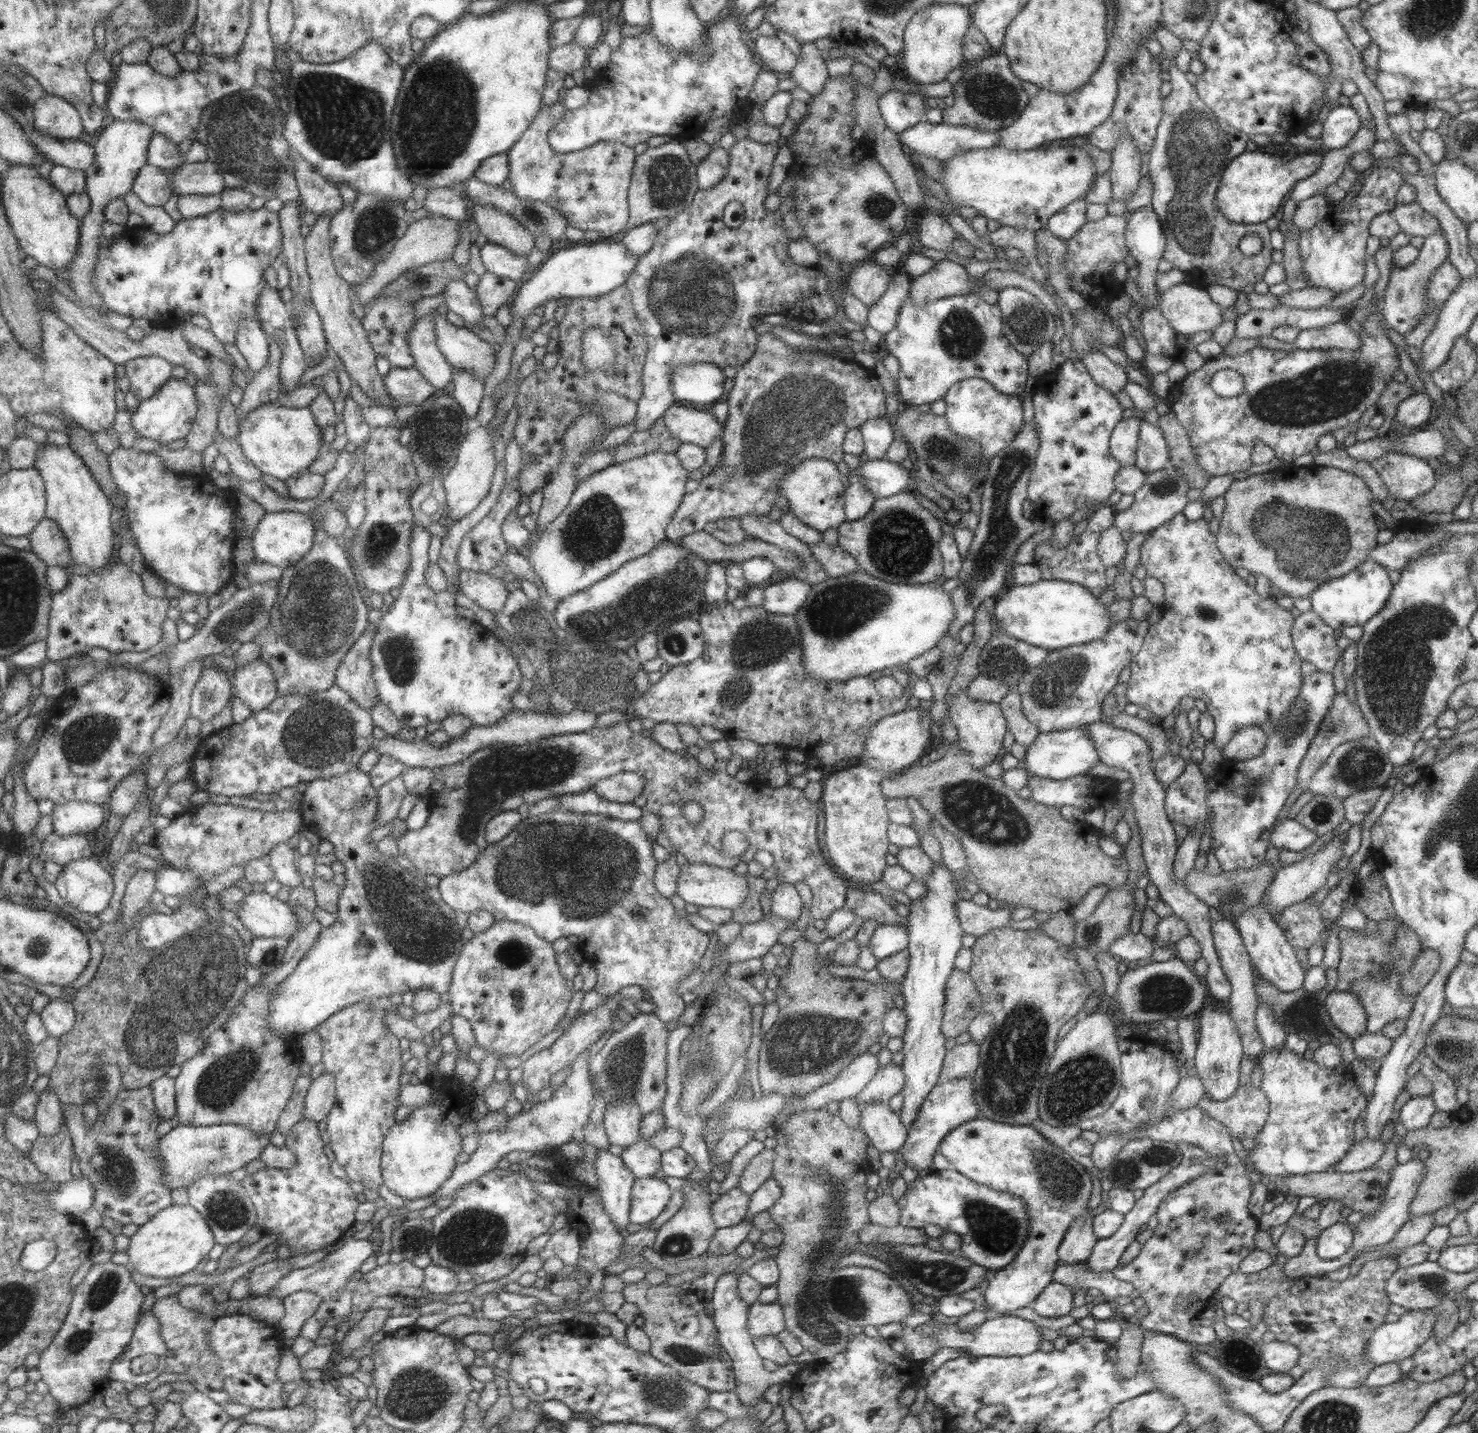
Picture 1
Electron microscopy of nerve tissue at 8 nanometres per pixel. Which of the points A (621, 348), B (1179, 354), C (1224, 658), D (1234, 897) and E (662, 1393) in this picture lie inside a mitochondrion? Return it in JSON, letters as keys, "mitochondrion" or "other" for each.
{"A":"other","B":"other","C":"other","D":"other","E":"mitochondrion"}

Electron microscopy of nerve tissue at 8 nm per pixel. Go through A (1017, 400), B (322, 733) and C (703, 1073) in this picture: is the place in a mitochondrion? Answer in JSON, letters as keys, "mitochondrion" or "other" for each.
{"A":"other","B":"mitochondrion","C":"mitochondrion"}

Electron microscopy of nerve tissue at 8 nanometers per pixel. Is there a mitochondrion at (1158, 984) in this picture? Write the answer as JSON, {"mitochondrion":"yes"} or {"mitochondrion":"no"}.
{"mitochondrion":"yes"}

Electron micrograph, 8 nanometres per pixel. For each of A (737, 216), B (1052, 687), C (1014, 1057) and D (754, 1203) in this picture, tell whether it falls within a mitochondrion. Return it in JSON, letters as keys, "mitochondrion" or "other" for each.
{"A":"other","B":"mitochondrion","C":"mitochondrion","D":"other"}

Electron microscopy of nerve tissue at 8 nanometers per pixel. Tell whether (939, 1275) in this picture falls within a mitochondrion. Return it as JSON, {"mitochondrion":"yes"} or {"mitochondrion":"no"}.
{"mitochondrion":"yes"}

